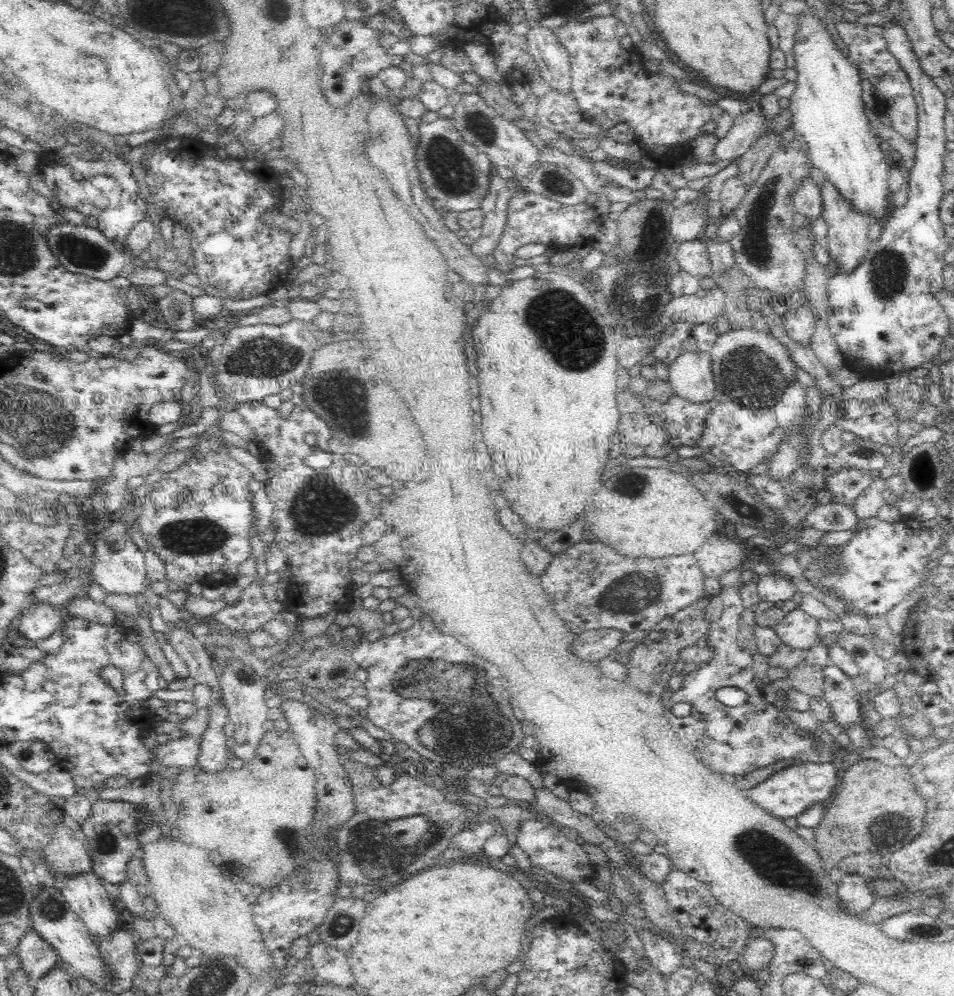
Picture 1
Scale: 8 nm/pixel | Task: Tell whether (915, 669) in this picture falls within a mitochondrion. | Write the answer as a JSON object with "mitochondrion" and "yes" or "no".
{"mitochondrion":"no"}

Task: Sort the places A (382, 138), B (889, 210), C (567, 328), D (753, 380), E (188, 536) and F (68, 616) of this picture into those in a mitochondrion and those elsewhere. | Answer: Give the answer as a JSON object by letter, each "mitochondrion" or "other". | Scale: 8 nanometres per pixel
{"A":"mitochondrion","B":"other","C":"mitochondrion","D":"mitochondrion","E":"mitochondrion","F":"other"}

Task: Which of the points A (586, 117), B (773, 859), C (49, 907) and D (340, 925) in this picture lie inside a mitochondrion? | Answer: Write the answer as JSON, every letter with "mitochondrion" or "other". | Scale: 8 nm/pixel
{"A":"other","B":"mitochondrion","C":"mitochondrion","D":"mitochondrion"}

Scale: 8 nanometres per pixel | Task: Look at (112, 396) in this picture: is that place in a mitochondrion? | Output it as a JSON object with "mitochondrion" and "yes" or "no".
{"mitochondrion":"no"}

